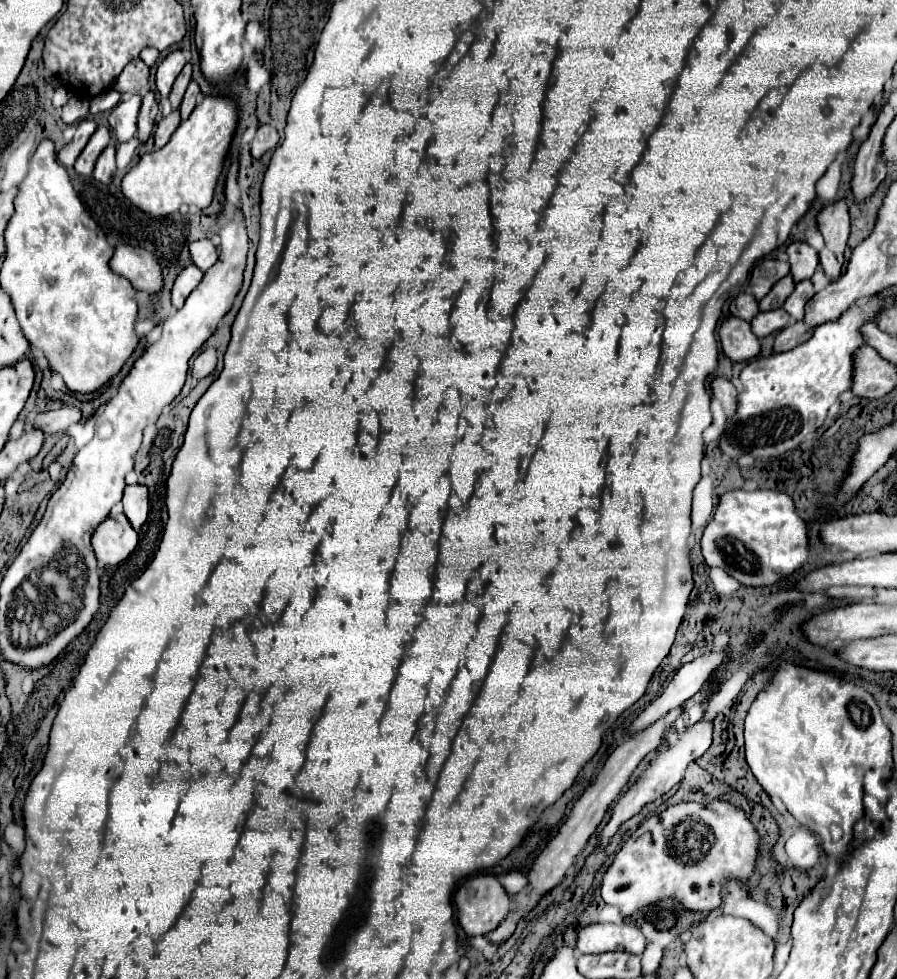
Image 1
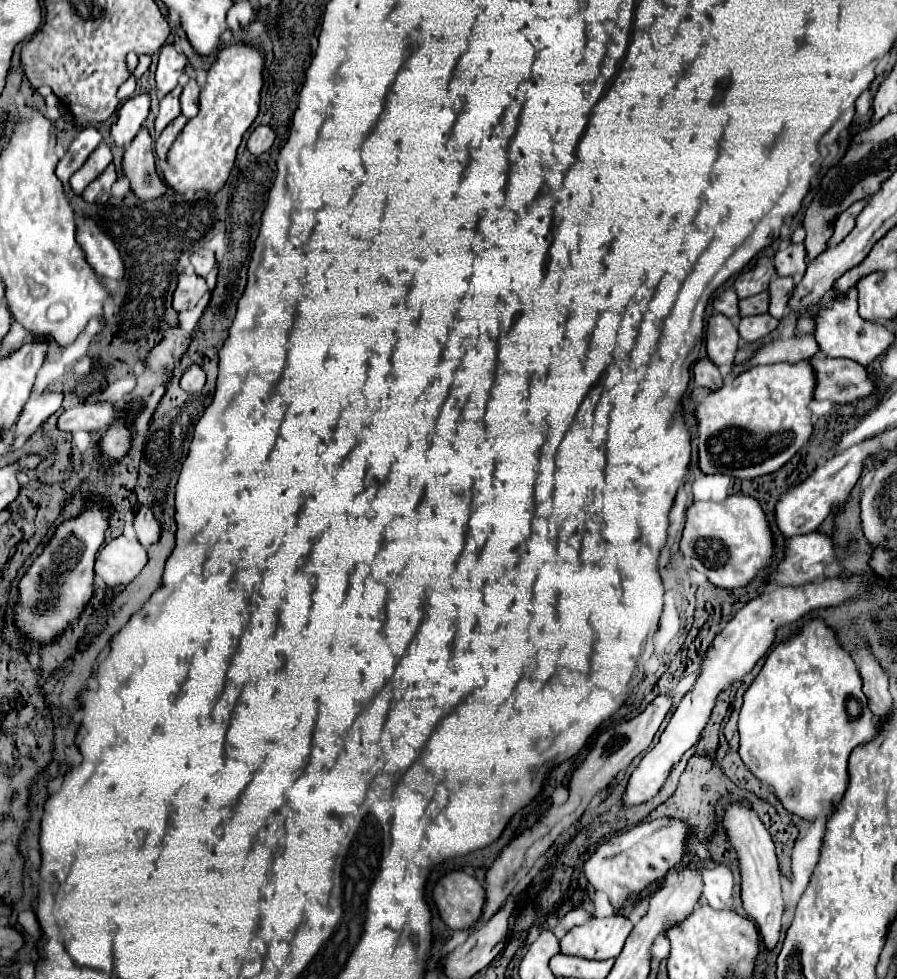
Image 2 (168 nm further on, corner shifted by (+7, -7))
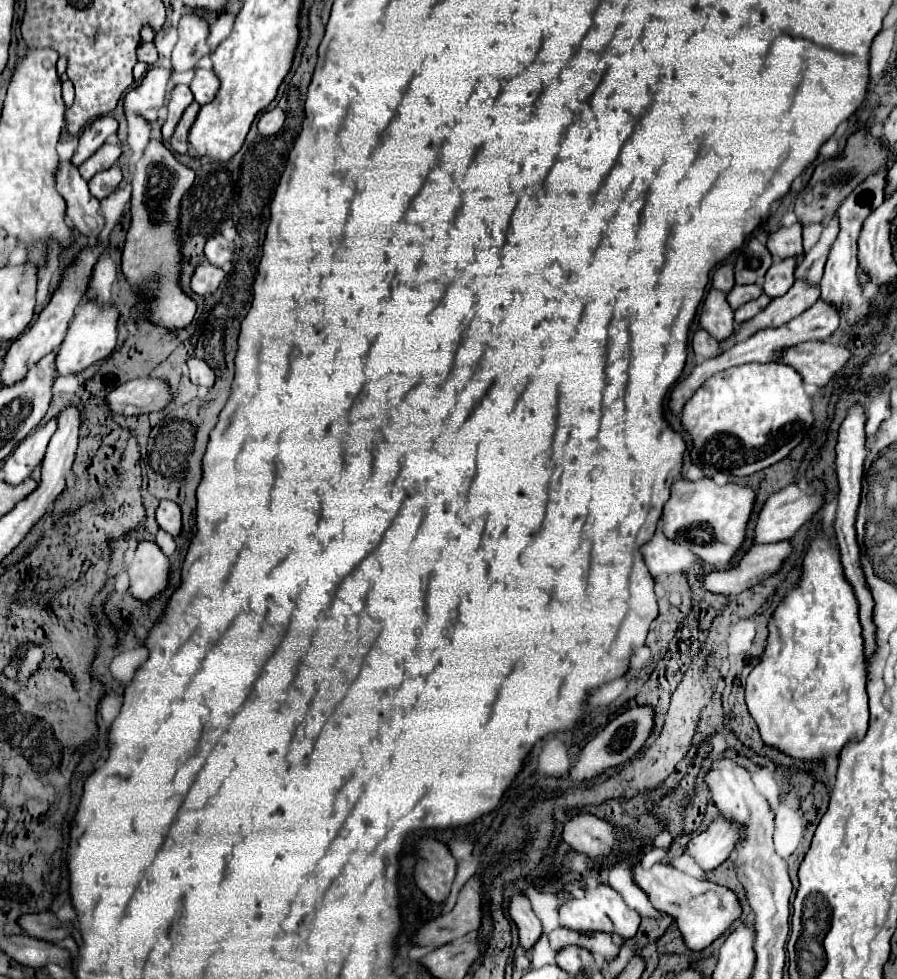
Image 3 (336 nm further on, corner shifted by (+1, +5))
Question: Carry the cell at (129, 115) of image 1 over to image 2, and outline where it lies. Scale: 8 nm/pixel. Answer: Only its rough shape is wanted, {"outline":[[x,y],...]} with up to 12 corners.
{"outline":[[149,94],[131,96],[117,108],[111,136],[127,146],[147,120]]}

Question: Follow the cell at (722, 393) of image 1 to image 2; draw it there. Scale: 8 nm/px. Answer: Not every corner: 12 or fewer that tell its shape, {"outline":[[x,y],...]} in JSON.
{"outline":[[709,358],[693,368],[697,386],[721,388],[721,374]]}

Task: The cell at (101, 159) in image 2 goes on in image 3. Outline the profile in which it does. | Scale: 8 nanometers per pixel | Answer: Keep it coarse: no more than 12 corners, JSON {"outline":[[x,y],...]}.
{"outline":[[105,142],[79,166],[85,180],[113,166],[121,146]]}

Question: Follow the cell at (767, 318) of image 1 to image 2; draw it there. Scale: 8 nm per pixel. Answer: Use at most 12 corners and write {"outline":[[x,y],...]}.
{"outline":[[771,314],[739,320],[739,336],[747,342],[761,340],[777,326]]}

